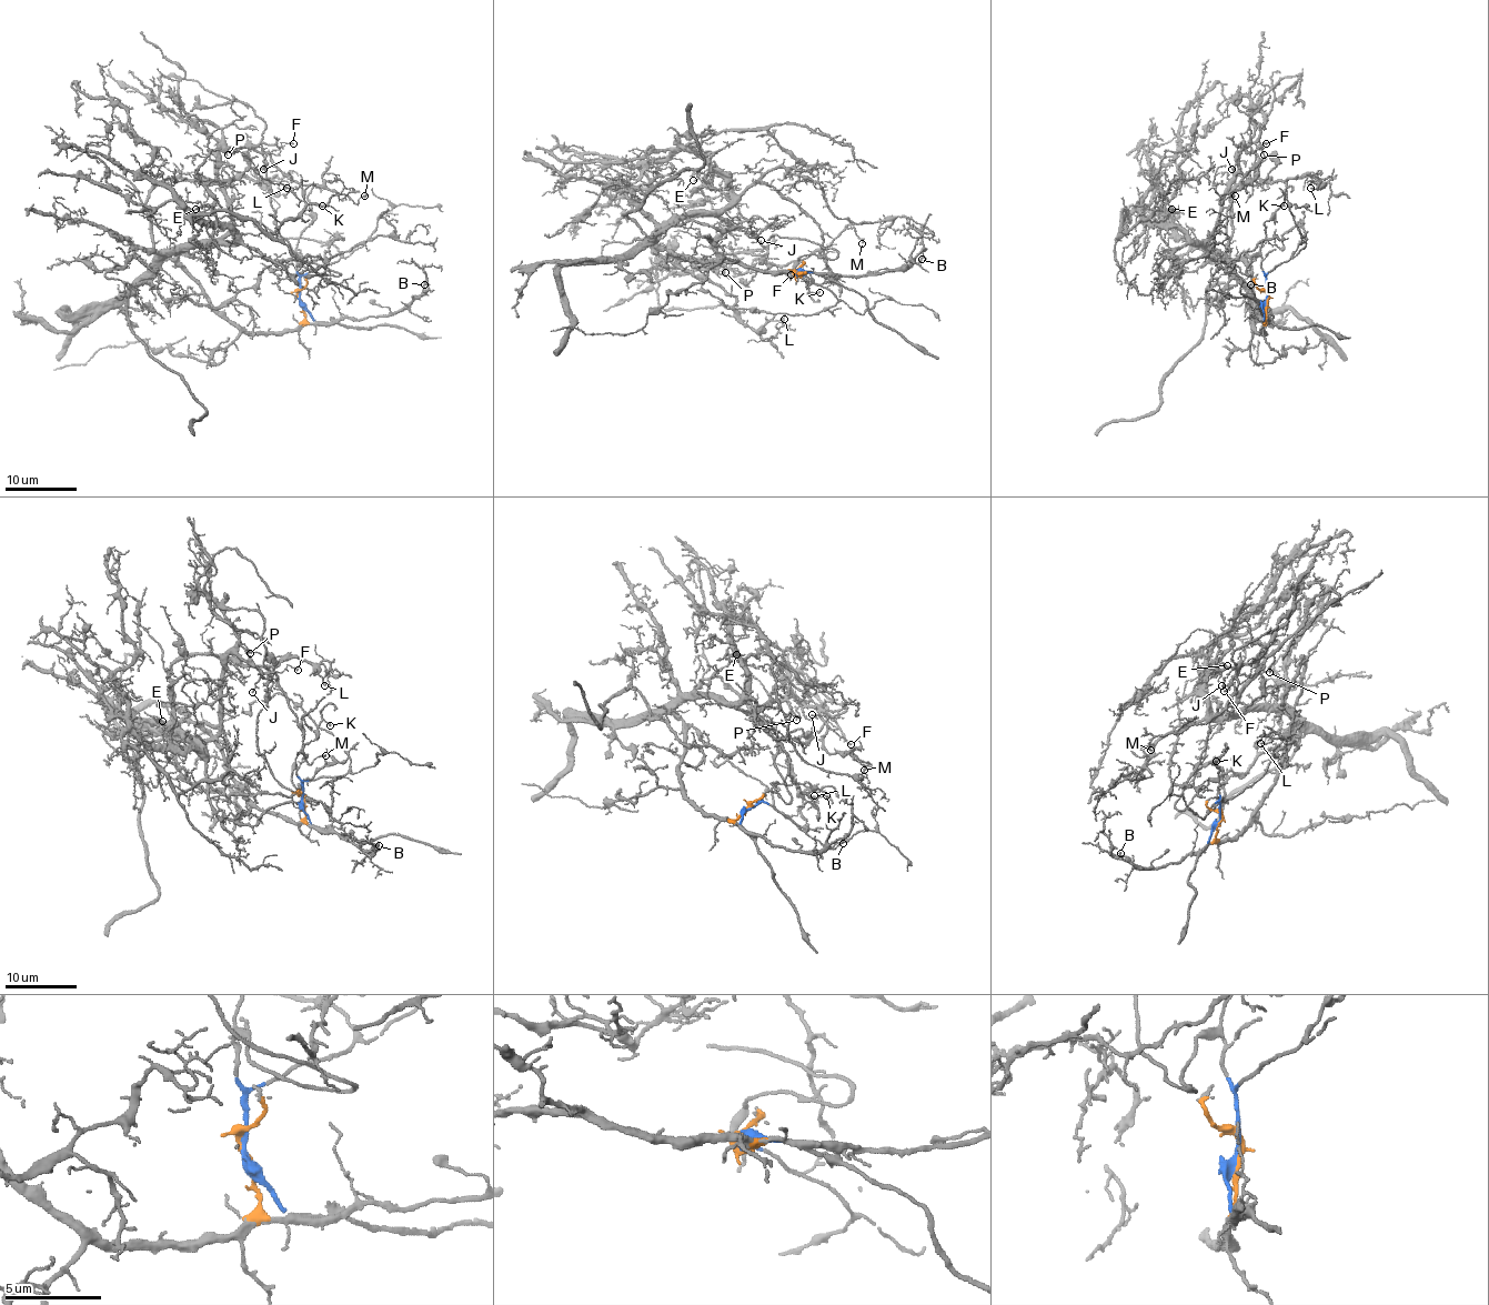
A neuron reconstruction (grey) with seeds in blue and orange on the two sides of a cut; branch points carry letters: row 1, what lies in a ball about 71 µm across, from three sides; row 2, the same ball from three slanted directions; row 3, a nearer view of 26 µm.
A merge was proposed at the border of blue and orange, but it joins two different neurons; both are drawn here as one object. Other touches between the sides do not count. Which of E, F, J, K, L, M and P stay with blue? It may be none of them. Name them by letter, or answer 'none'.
K

